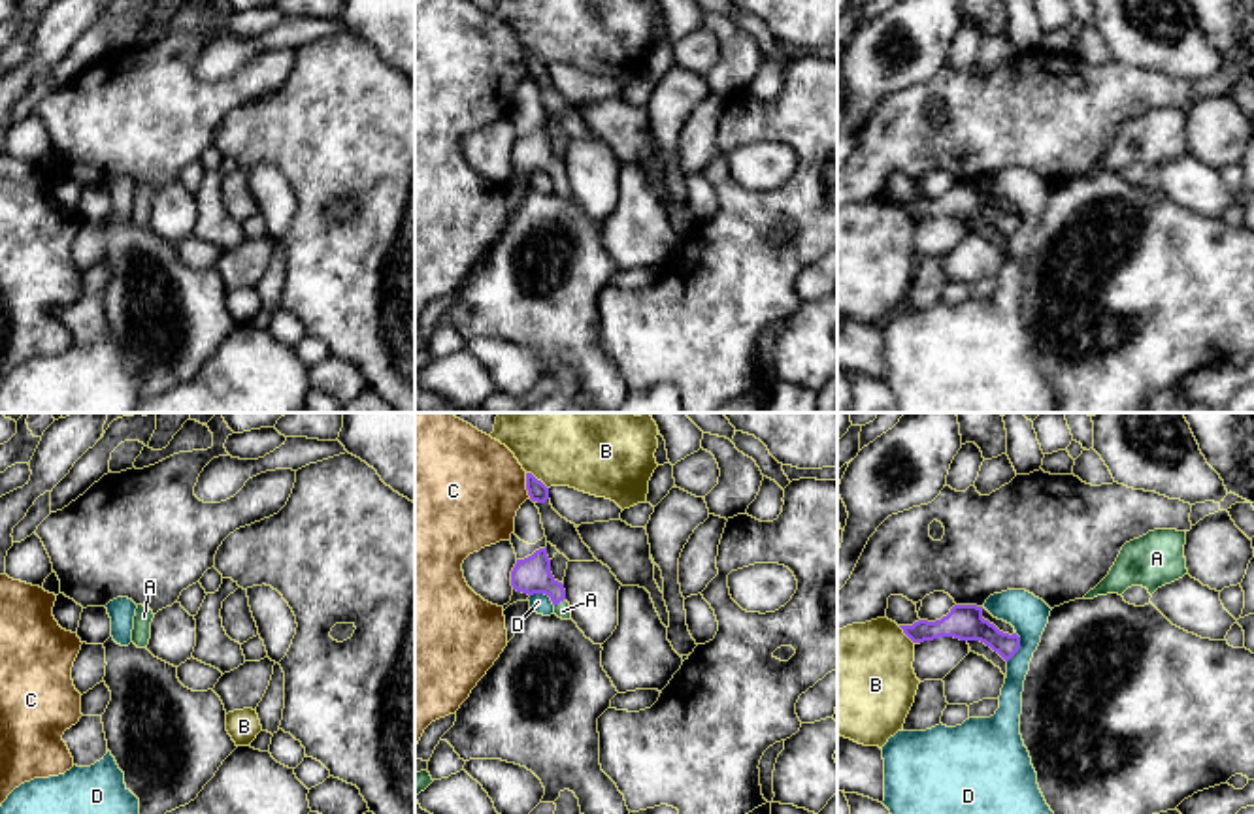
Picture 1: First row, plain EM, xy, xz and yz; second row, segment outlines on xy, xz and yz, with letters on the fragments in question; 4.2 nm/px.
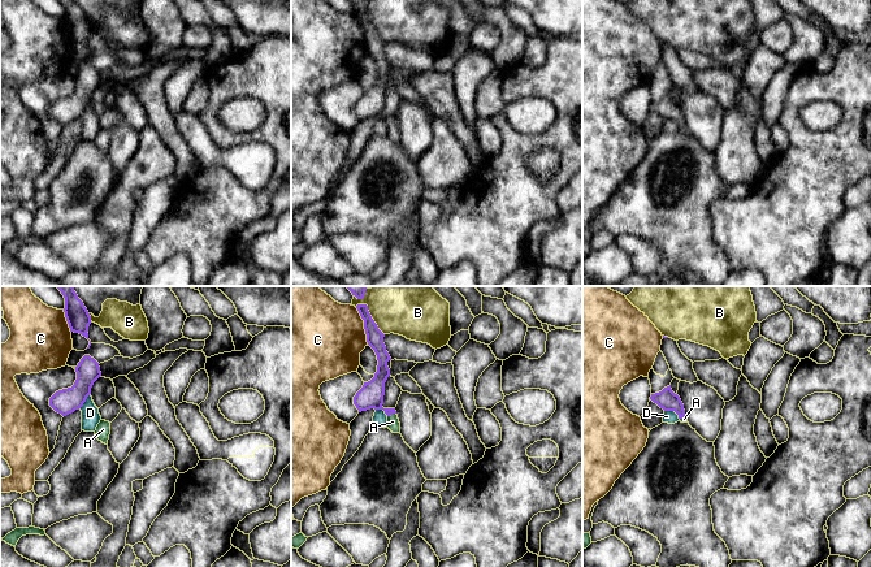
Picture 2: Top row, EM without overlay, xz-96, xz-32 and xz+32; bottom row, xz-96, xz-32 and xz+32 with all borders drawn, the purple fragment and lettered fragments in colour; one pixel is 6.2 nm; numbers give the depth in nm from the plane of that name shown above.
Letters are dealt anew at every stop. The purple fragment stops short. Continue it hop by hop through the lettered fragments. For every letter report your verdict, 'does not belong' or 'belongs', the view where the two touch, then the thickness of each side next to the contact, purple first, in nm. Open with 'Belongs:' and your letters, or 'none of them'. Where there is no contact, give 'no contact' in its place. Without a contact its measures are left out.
Belongs: A
A: belongs; meets purple in xz; 160 nm thick on the purple side, 70 nm on the other
B: does not belong; meets purple in xz; 80 nm thick on the purple side, 480 nm on the other
C: does not belong; meets purple in xz; 80 nm thick on the purple side, 460 nm on the other
D: does not belong; meets purple in yz; 150 nm thick on the purple side, 170 nm on the other

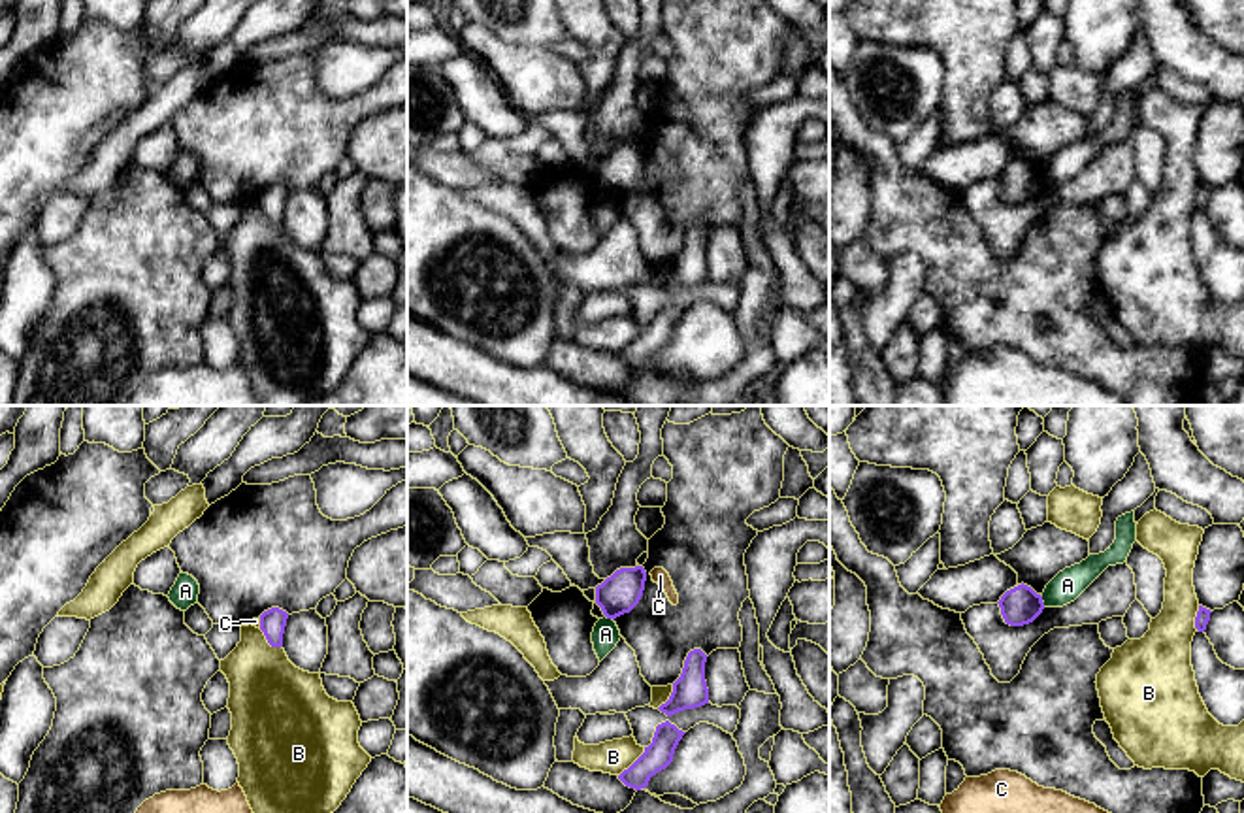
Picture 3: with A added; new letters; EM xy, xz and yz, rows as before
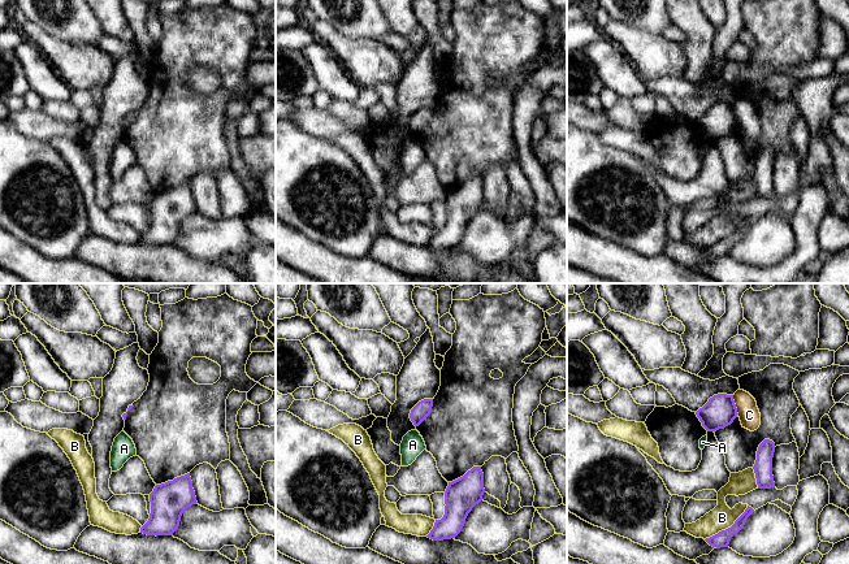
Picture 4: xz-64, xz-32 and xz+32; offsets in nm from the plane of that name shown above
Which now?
Belongs: none of them
A: does not belong; meets purple in yz; 160 nm thick on the purple side, 140 nm on the other
B: does not belong; meets purple in xz; 120 nm thick on the purple side, 140 nm on the other
C: does not belong; meets purple in xy; 110 nm thick on the purple side, 30 nm on the other

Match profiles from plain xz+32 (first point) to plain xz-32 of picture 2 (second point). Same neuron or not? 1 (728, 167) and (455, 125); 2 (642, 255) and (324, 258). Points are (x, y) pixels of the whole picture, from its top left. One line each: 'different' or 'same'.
1: different
2: different

